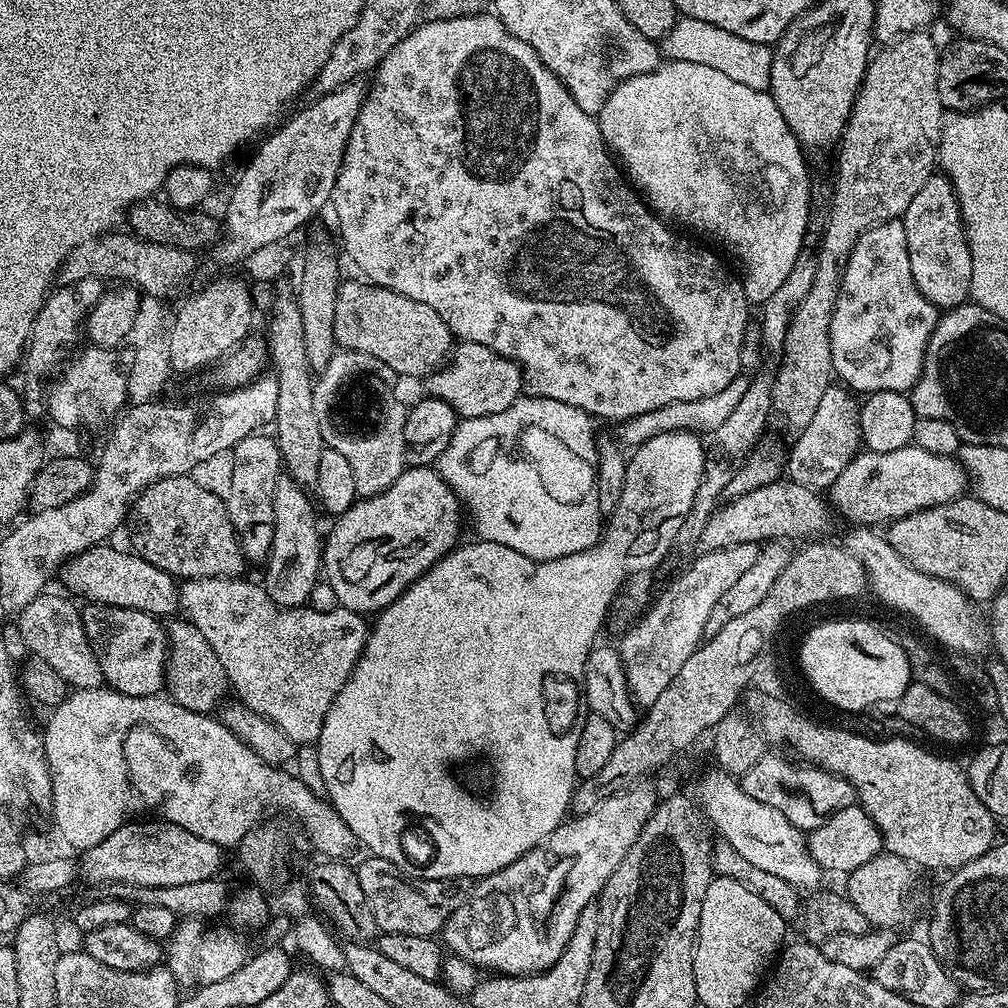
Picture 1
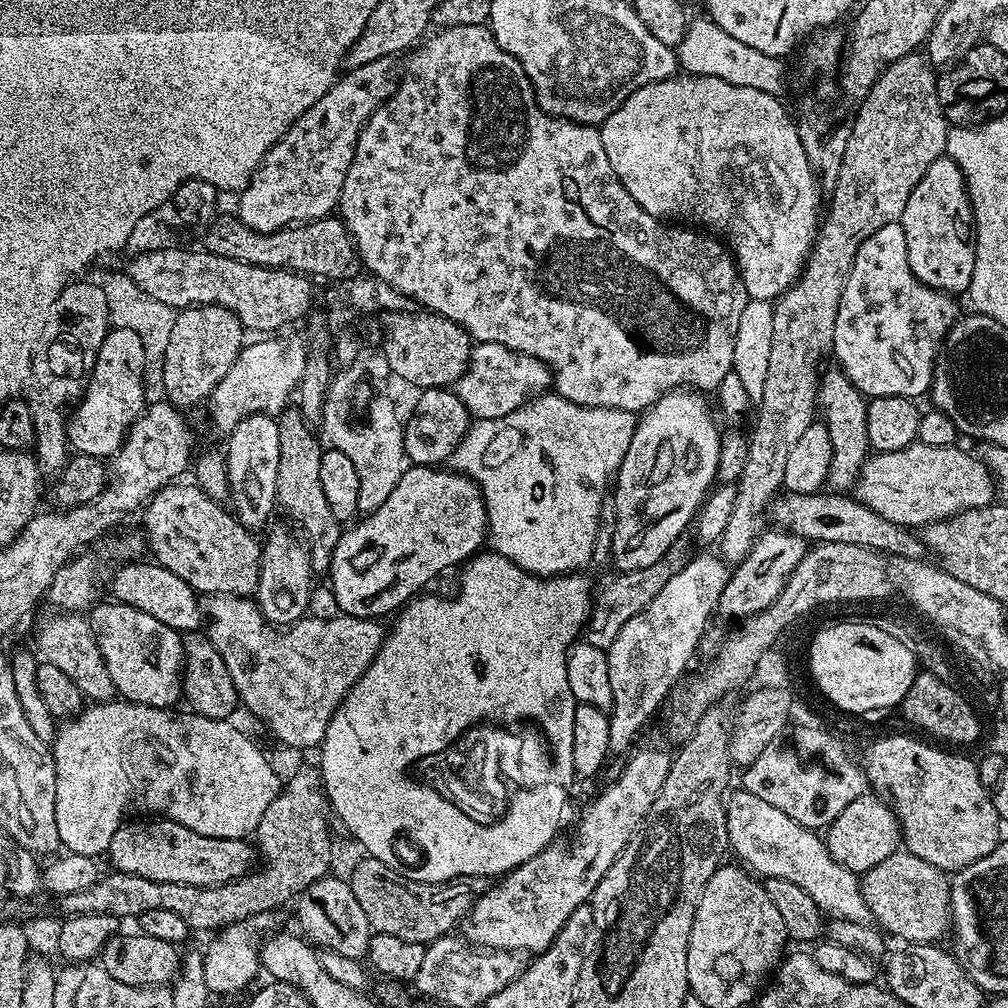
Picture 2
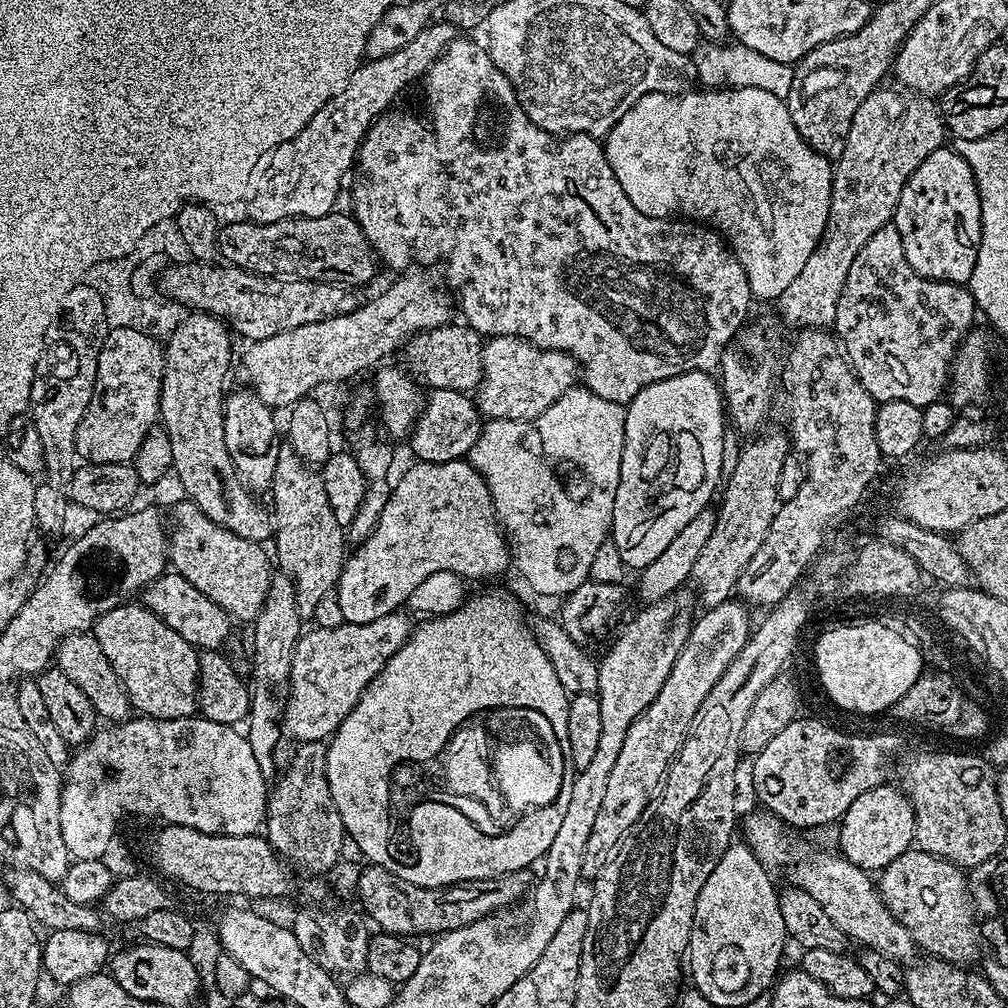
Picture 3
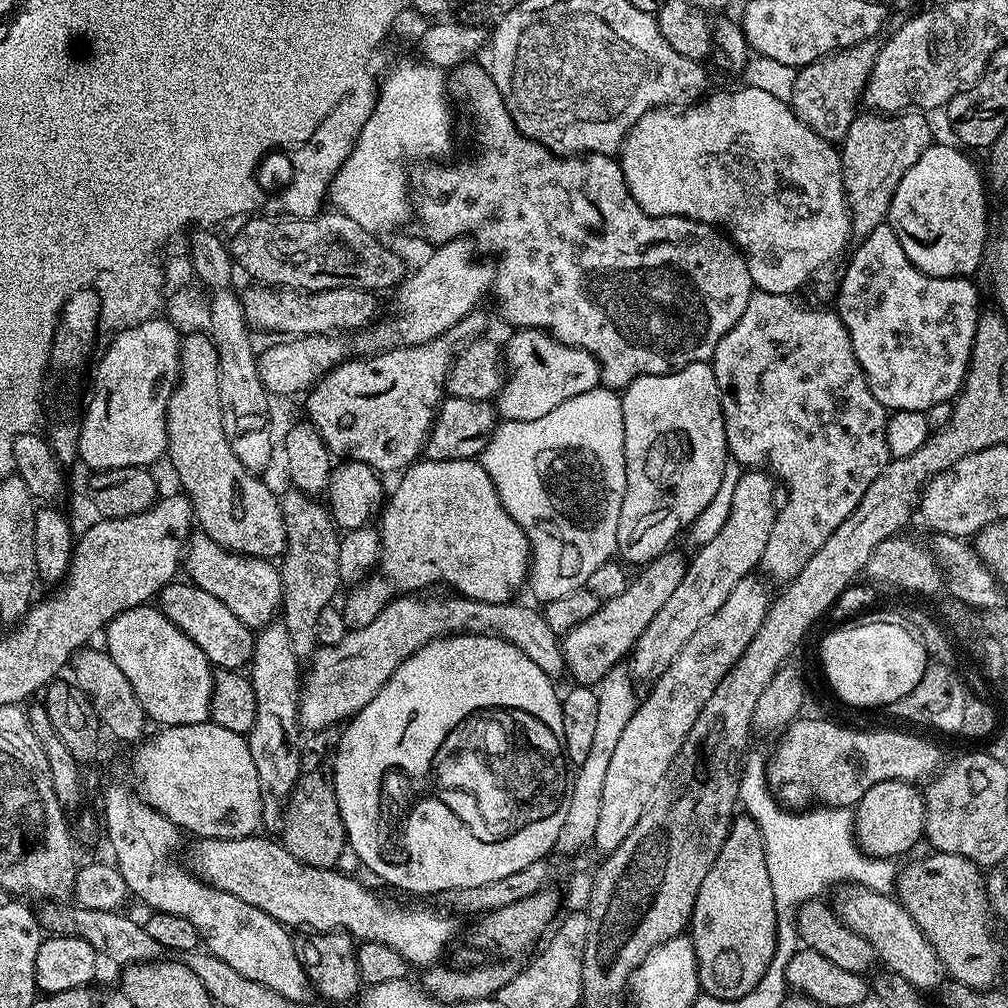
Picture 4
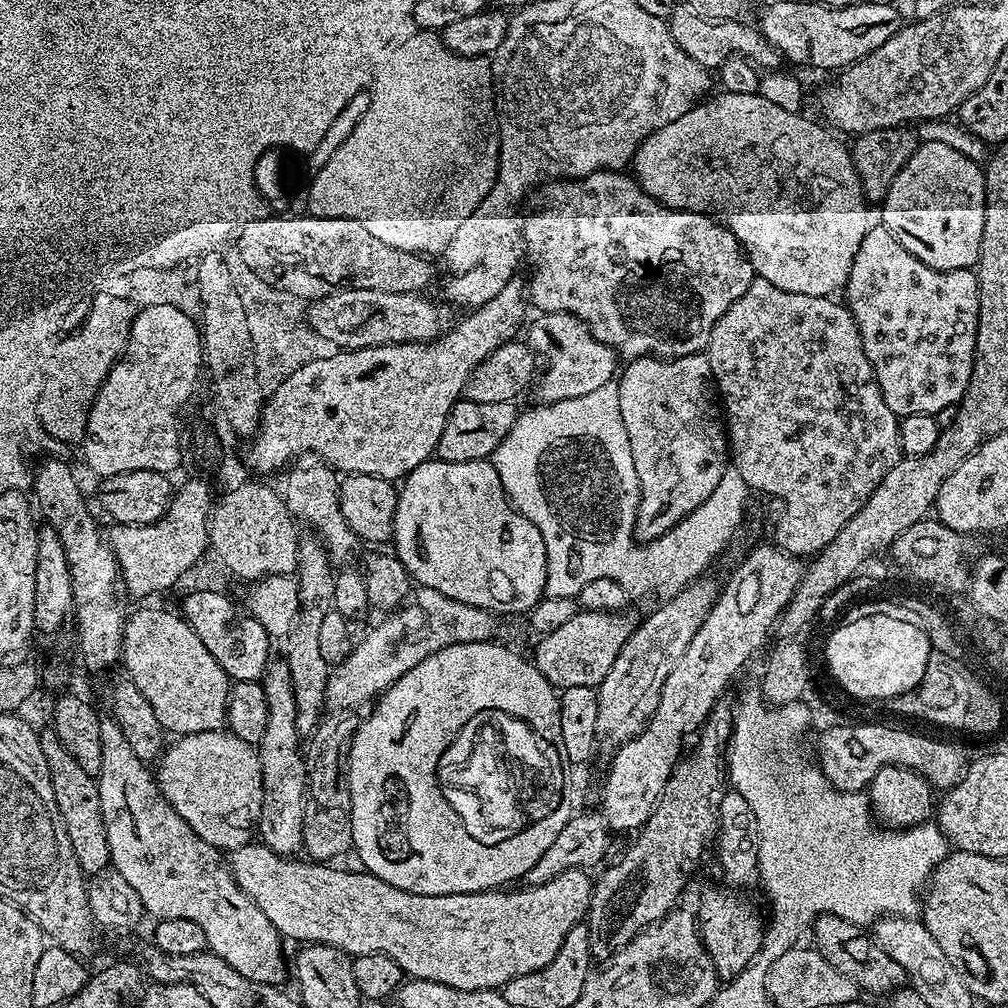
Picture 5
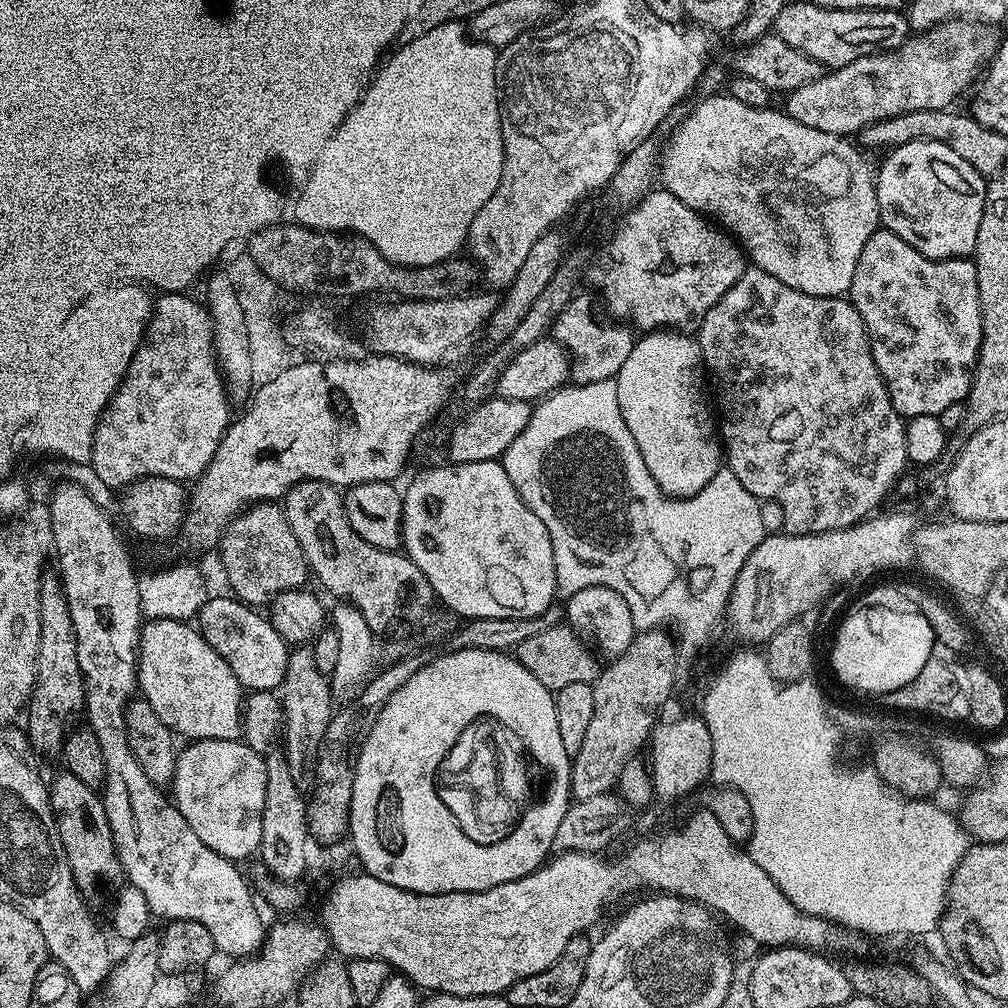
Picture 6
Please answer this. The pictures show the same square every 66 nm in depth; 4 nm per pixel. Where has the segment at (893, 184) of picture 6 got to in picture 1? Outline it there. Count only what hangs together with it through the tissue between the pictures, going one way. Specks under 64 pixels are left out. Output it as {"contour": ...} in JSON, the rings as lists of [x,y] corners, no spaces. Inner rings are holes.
{"contour":[[[933,174],[926,182],[926,186],[922,186],[918,194],[914,194],[914,199],[911,200],[910,206],[906,206],[902,219],[906,230],[910,274],[914,274],[914,282],[918,290],[922,290],[925,298],[938,310],[957,308],[960,304],[965,303],[972,291],[970,246],[964,233],[964,219],[960,213],[960,203],[948,177],[943,174]]]}

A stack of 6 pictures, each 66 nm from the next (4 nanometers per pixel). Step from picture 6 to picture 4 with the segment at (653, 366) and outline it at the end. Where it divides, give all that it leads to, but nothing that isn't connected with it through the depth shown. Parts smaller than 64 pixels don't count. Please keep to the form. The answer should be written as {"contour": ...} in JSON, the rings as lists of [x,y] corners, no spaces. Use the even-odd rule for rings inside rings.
{"contour":[[[701,362],[691,364],[677,372],[667,372],[657,376],[639,376],[634,382],[630,382],[622,392],[622,418],[624,419],[624,457],[626,458],[626,494],[622,498],[622,514],[618,522],[618,552],[625,556],[632,564],[645,566],[652,560],[658,559],[673,547],[672,539],[680,531],[687,529],[710,506],[714,494],[718,494],[718,486],[726,479],[726,472],[720,464],[729,463],[728,439],[724,433],[724,412],[720,409],[720,391],[716,385],[714,370],[711,363]]]}

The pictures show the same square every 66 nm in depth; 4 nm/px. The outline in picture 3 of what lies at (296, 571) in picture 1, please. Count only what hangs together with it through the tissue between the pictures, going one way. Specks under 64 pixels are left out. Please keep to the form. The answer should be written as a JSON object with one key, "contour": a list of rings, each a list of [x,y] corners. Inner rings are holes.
{"contour":[[[273,575],[270,586],[266,590],[266,602],[262,611],[256,615],[252,628],[252,680],[250,676],[250,695],[252,704],[248,707],[246,735],[250,742],[250,750],[254,750],[254,758],[258,762],[258,770],[266,778],[277,775],[276,747],[282,737],[284,723],[284,701],[288,695],[288,678],[292,655],[296,643],[302,635],[302,617],[298,610],[296,591],[288,575]]]}

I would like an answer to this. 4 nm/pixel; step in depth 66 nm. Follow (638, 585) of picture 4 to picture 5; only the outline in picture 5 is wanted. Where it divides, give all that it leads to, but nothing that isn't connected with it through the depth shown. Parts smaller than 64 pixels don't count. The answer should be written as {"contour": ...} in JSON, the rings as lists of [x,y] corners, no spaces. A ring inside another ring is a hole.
{"contour":[[[577,611],[564,625],[539,637],[540,642],[532,657],[533,664],[557,689],[566,690],[571,686],[599,687],[613,668],[622,646],[636,629],[638,618],[628,611]]]}

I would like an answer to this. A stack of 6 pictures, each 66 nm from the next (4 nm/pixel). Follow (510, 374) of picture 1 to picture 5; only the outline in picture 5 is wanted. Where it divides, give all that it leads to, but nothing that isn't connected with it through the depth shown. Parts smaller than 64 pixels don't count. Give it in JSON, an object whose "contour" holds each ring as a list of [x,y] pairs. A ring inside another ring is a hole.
{"contour":[[[546,312],[535,318],[537,320],[528,328],[526,343],[542,361],[542,371],[534,384],[540,404],[582,398],[582,394],[591,394],[598,386],[613,383],[618,372],[616,352],[609,344],[598,342],[577,316],[568,312]]]}

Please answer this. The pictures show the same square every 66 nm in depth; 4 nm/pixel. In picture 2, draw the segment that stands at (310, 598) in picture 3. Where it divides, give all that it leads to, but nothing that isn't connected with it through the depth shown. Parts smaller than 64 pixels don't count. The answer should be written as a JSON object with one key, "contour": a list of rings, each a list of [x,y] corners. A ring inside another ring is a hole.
{"contour":[[[285,410],[280,413],[276,503],[279,511],[284,511],[289,516],[287,519],[298,529],[310,554],[313,573],[320,574],[327,573],[332,567],[332,555],[334,546],[338,546],[340,541],[342,521],[334,518],[330,505],[326,502],[326,494],[322,491],[322,481],[318,478],[322,467],[322,444],[318,436],[316,441],[316,436],[312,432],[315,432],[313,425],[304,420],[299,410]]]}

